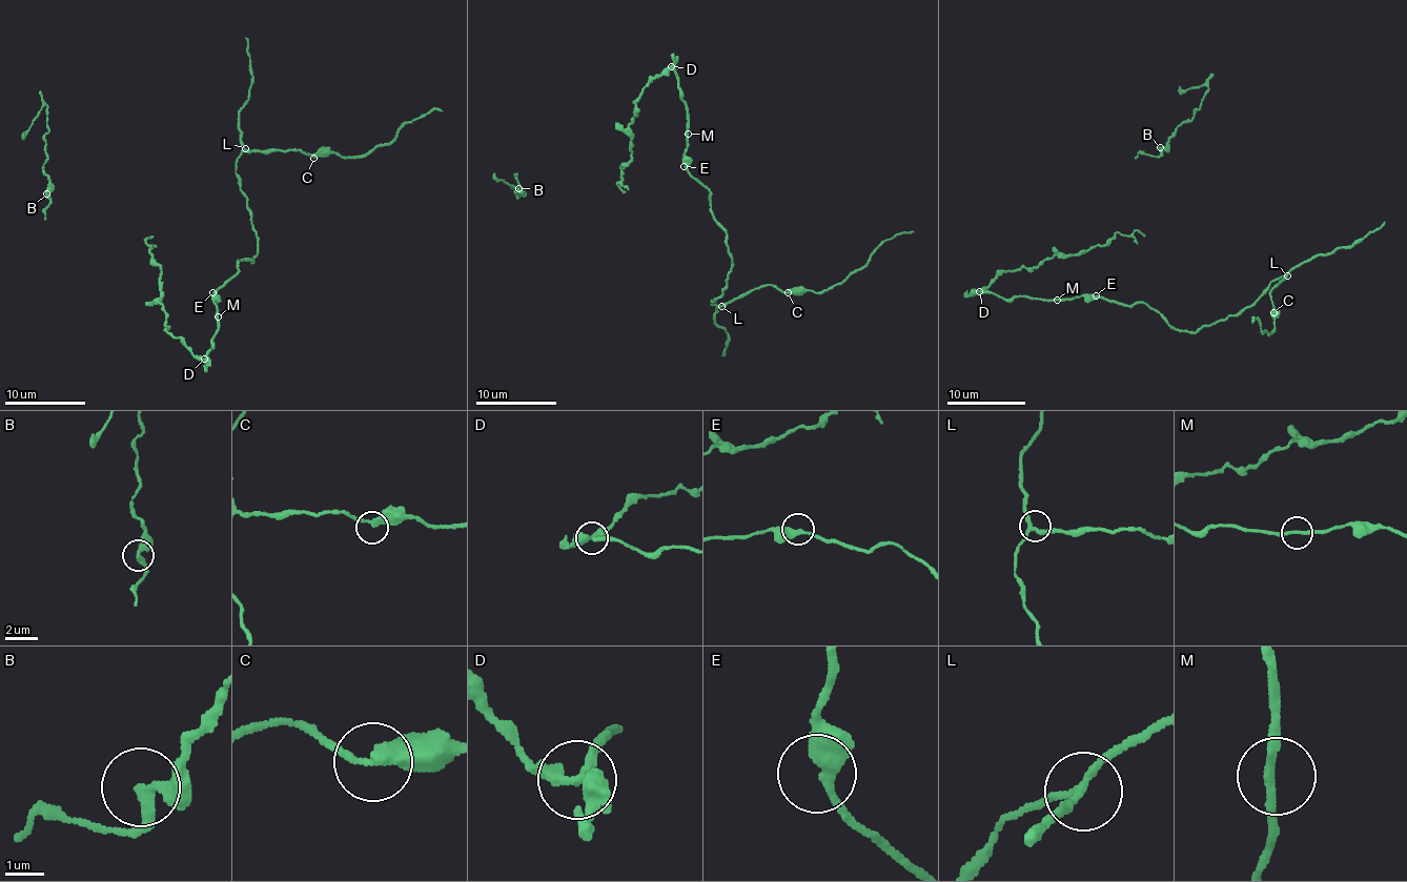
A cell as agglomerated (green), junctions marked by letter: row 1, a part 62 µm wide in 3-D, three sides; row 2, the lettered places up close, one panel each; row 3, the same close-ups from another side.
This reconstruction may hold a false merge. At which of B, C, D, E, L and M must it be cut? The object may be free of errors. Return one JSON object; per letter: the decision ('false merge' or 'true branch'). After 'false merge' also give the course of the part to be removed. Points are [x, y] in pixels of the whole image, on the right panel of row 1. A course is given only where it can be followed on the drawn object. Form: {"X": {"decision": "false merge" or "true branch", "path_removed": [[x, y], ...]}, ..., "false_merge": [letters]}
{"B": {"decision": "true branch"}, "C": {"decision": "true branch"}, "D": {"decision": "false merge", "path_removed": [[980, 292], [1003, 272], [1038, 267], [1055, 255], [1081, 254], [1109, 242], [1118, 232], [1145, 236]]}, "E": {"decision": "true branch"}, "L": {"decision": "true branch"}, "M": {"decision": "true branch"}, "false_merge": ["D"]}

